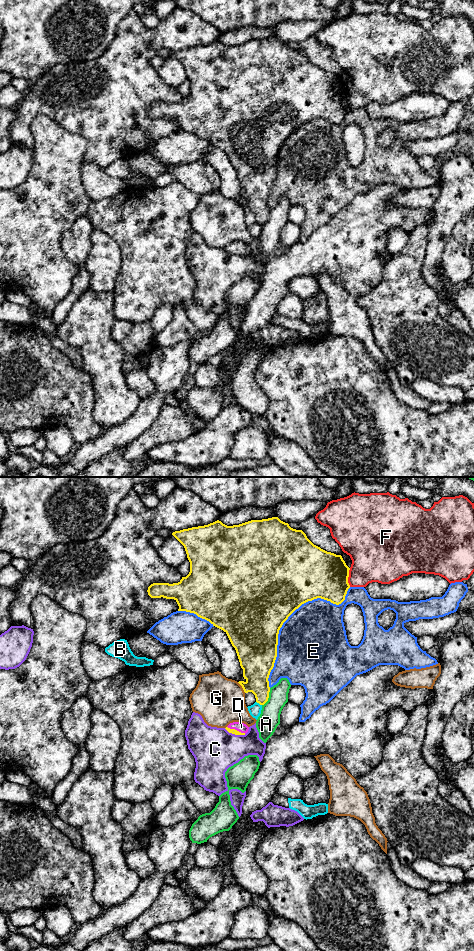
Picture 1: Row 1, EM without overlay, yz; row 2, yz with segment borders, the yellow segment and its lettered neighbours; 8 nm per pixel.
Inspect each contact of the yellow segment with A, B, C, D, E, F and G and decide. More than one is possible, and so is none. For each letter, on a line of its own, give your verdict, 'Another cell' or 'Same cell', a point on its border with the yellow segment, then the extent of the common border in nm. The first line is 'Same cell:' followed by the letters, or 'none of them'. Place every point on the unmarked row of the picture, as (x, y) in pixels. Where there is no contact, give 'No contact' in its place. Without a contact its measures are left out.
Same cell: D
A: Another cell. Touches yellow at yz (268, 217). Shared border 160 nm
B: Another cell. Touches yellow at yz (259, 223). Shared border 60 nm
C: Another cell. Touches yellow at yz (235, 254). Shared border 180 nm
D: Same cell. Touches yellow at yz (236, 250). Shared border 160 nm
E: Another cell. Touches yellow at yz (287, 138). Shared border 1050 nm
F: Another cell. Touches yellow at yz (348, 96). Shared border 150 nm
G: Another cell. Touches yellow at yz (242, 207). Shared border 110 nm

